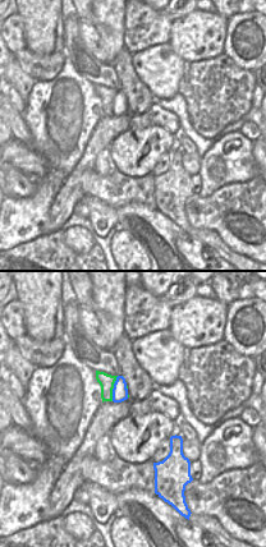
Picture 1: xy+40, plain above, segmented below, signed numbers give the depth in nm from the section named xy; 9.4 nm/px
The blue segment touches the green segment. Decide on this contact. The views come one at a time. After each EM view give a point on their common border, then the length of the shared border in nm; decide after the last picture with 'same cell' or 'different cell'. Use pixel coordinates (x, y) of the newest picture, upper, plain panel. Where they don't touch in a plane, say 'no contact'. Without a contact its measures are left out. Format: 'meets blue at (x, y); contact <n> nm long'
meets blue at (113, 102); contact 240 nm long

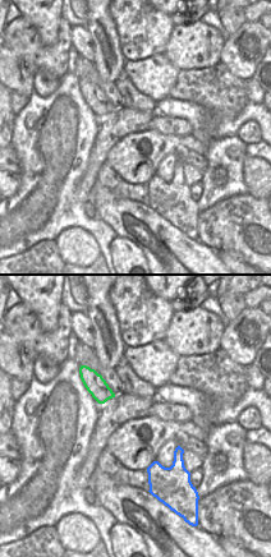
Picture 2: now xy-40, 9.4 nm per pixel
no contact

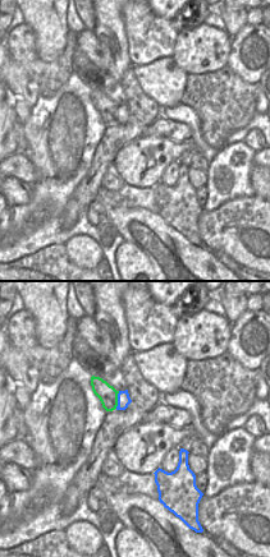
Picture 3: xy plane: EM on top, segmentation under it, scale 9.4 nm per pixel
meets blue at (118, 114); contact 170 nm long

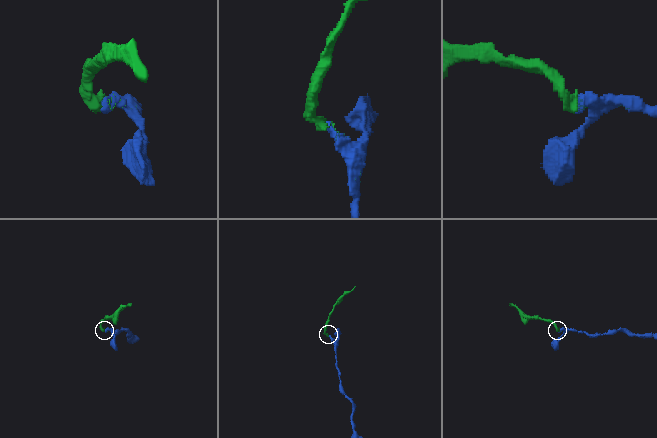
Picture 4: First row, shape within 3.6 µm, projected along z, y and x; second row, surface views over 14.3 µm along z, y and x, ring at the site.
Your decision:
same cell

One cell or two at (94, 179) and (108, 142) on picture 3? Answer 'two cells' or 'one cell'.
one cell

